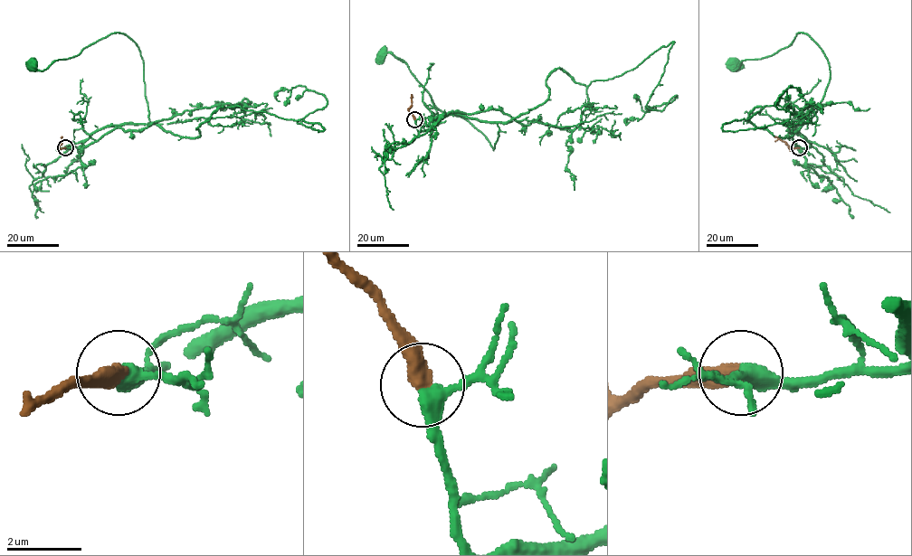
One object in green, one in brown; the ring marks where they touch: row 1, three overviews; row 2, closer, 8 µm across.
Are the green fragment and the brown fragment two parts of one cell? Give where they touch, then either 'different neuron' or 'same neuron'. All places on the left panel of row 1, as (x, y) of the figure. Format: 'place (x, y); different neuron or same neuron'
place (65, 147); same neuron

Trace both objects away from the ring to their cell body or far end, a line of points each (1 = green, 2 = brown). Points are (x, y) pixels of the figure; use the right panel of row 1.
1: (799, 147), (811, 145), (794, 127), (811, 122), (830, 78), (822, 50), (799, 32), (736, 65)
2: (799, 147), (790, 149), (774, 136)

